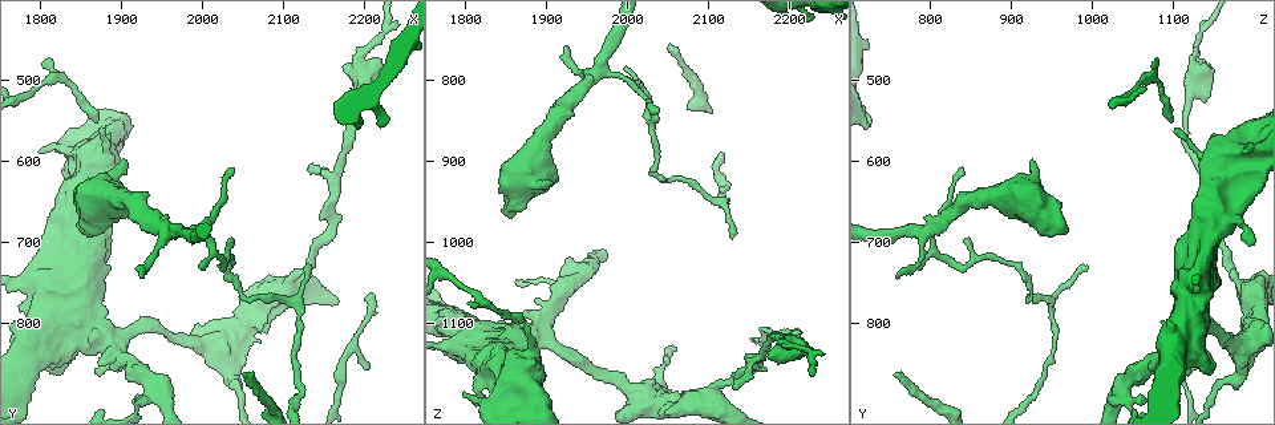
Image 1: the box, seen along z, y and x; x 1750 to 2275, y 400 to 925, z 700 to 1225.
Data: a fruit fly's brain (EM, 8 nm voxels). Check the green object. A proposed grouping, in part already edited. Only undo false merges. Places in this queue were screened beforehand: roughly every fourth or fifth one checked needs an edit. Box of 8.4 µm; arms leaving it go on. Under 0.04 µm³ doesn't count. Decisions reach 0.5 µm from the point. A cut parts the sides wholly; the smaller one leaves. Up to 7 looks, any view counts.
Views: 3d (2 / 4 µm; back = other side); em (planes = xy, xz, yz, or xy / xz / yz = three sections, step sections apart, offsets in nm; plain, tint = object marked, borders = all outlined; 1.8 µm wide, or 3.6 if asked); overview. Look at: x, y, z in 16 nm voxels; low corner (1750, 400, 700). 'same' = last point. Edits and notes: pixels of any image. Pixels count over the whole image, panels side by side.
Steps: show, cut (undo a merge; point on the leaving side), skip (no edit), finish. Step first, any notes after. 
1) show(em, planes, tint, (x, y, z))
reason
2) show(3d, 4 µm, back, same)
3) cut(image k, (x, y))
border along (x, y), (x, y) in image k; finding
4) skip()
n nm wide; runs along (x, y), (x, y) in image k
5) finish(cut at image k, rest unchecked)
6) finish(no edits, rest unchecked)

show(em, planes, tint, (1965, 690, 790))
two arms in line, one across

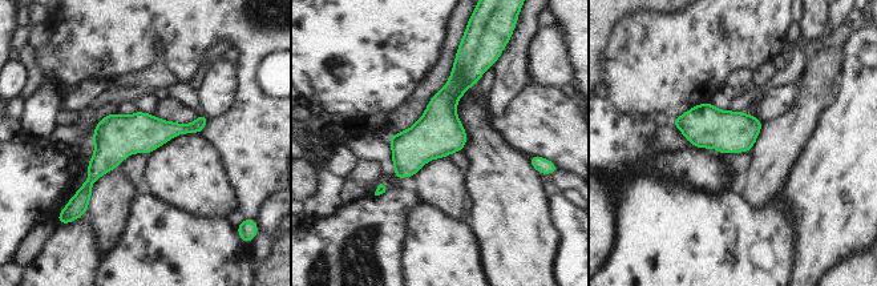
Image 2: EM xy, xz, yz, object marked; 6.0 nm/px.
skip()
runs along (203, 117), (185, 129), (133, 133), (81, 190) in image 2; continuous, no second neuron

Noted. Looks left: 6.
show(3d, 4 µm, (1785, 755, 1125))
sudden change in width

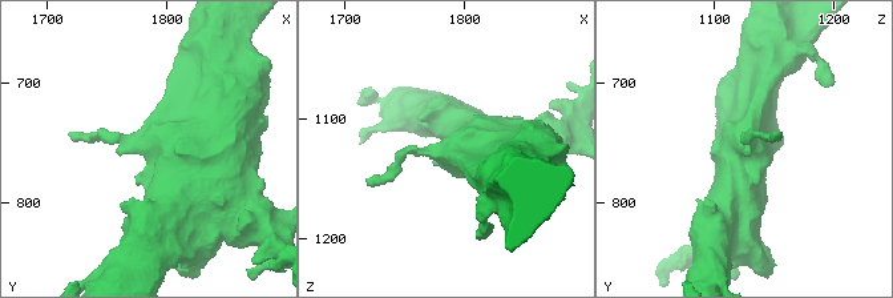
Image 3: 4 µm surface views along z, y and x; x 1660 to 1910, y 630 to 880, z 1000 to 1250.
show(em, 3.6 µm, planes, tint, (1784, 752, 1126))
now the EM

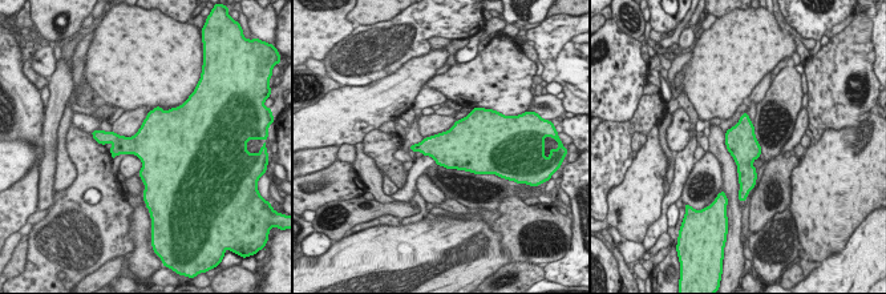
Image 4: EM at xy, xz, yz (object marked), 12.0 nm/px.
skip()
380 nm wide; all the same neuron

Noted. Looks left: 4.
show(3d, 4 µm, (2020, 830, 1190))
sharp bend

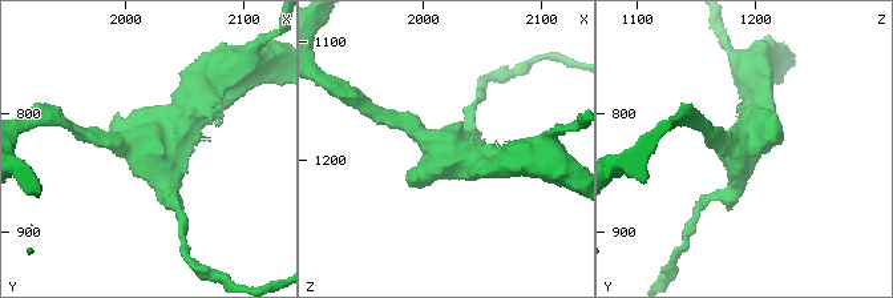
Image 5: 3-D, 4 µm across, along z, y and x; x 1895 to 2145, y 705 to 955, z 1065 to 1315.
show(em, xz, step 4, tint, (2018, 824, 1188))

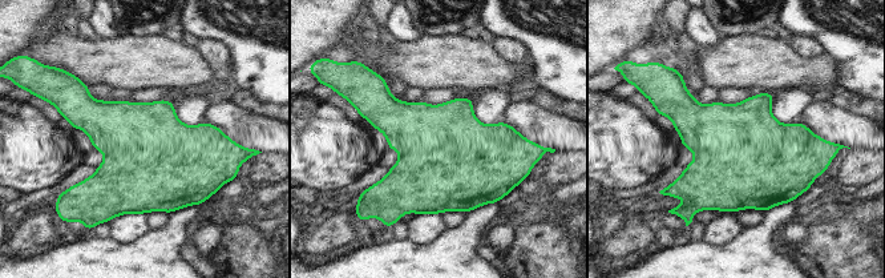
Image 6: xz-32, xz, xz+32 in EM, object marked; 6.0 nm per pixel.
show(em, planes, borders, same)

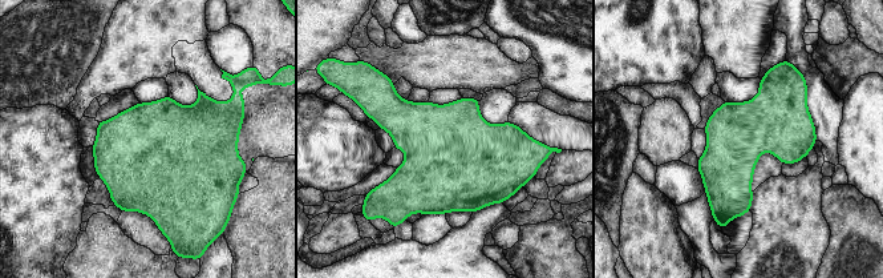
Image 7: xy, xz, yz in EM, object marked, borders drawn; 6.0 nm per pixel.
skip()
continuous, no second neuron

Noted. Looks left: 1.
finish(no edits, rest unchecked)

